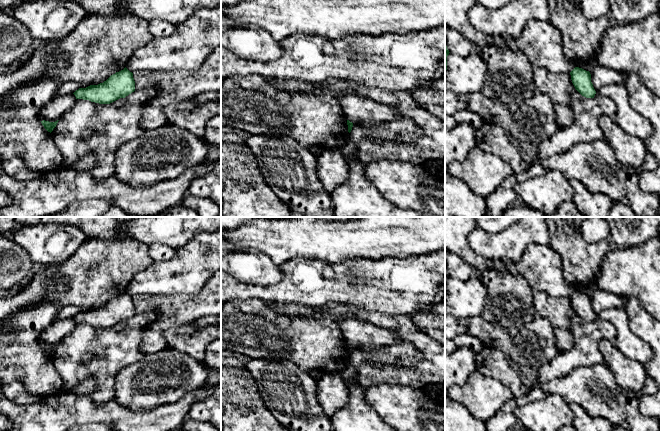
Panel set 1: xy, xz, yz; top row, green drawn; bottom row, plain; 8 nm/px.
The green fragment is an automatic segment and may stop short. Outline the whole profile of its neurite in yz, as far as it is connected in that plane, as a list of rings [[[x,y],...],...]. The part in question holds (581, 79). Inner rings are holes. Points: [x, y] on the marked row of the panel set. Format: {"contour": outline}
{"contour": [[[575,67],[571,72],[571,80],[575,89],[586,98],[594,98],[596,91],[591,82],[591,74],[582,68]]]}

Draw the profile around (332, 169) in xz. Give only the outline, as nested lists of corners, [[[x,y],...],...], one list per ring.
[[[323,149],[317,157],[317,175],[329,194],[347,181],[348,172],[347,161],[339,149]]]

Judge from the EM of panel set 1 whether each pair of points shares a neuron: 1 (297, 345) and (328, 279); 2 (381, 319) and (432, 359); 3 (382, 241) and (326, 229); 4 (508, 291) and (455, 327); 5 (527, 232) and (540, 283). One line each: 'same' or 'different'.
1: different
2: same
3: same
4: different
5: different

